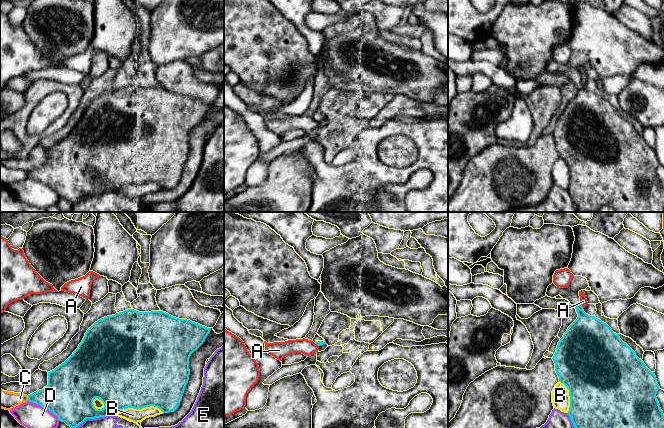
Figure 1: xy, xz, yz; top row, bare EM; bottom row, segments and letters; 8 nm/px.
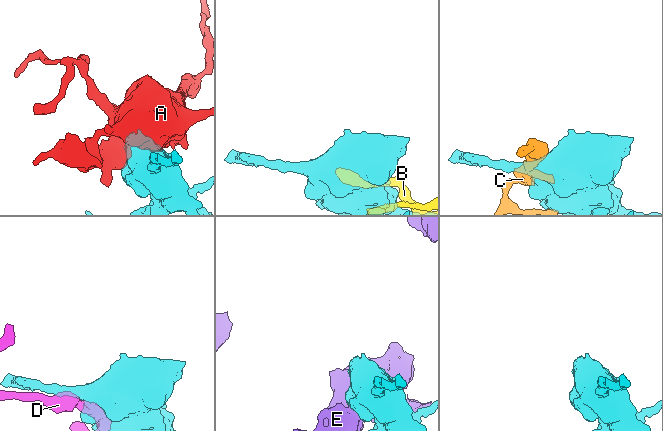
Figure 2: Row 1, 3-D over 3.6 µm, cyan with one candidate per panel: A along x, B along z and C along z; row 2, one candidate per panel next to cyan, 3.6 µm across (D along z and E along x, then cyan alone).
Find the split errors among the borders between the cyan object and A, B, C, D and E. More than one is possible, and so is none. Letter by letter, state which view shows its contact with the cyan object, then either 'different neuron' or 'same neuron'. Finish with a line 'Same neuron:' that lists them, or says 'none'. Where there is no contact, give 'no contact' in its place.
A: contact in yz; different neuron
B: contact in xy; different neuron
C: contact in xy; different neuron
D: contact in xy; different neuron
E: contact in xy; different neuron
Same neuron: none

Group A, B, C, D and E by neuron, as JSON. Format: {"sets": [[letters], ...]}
{"sets": [["A"], ["B"], ["C"], ["D"], ["E"]]}

